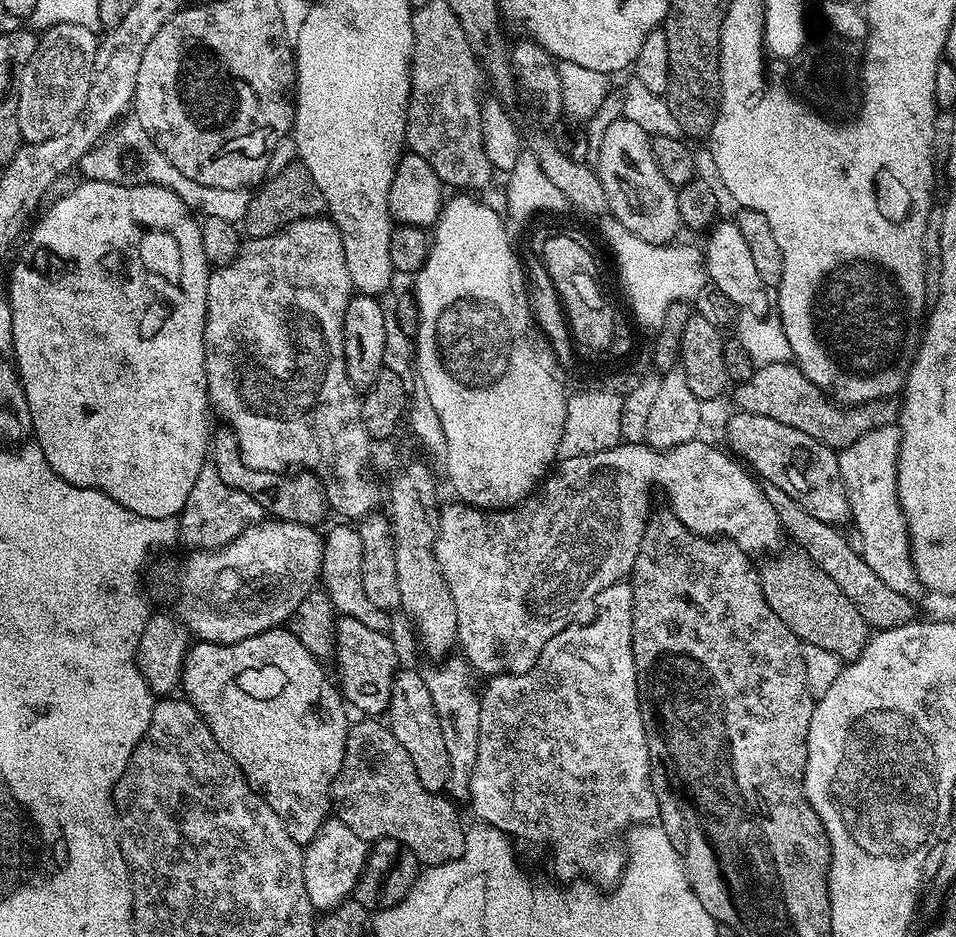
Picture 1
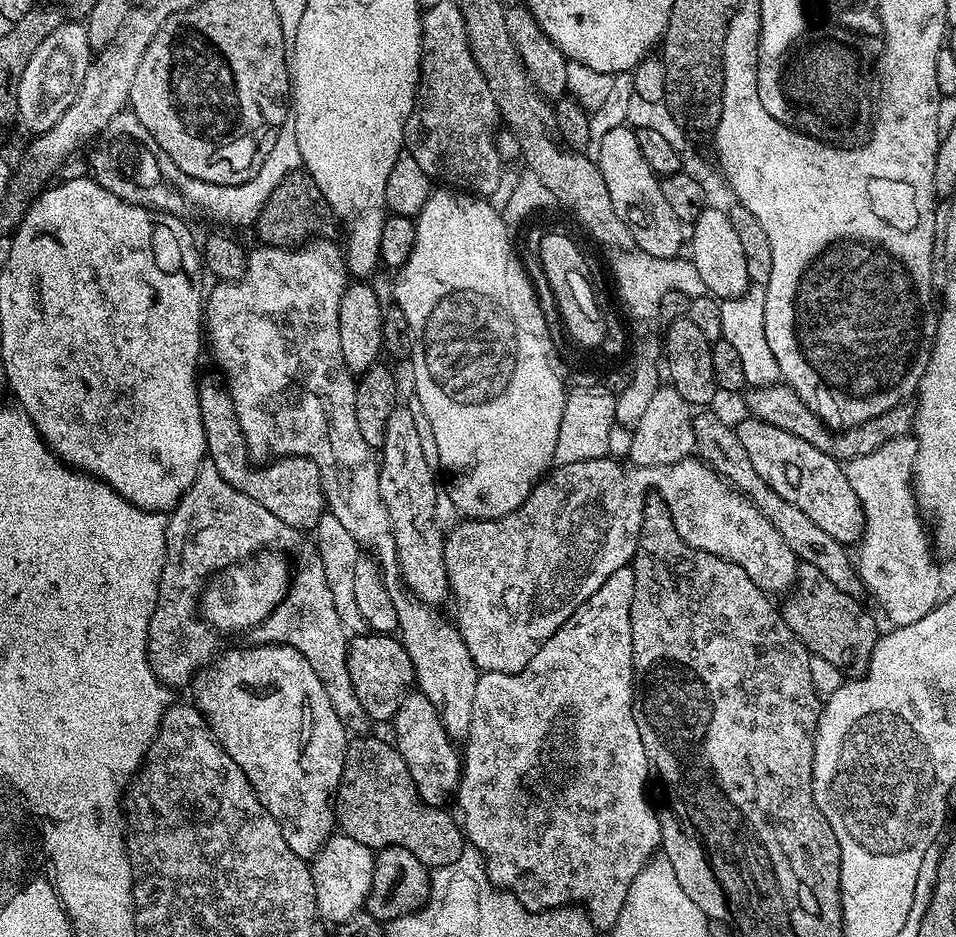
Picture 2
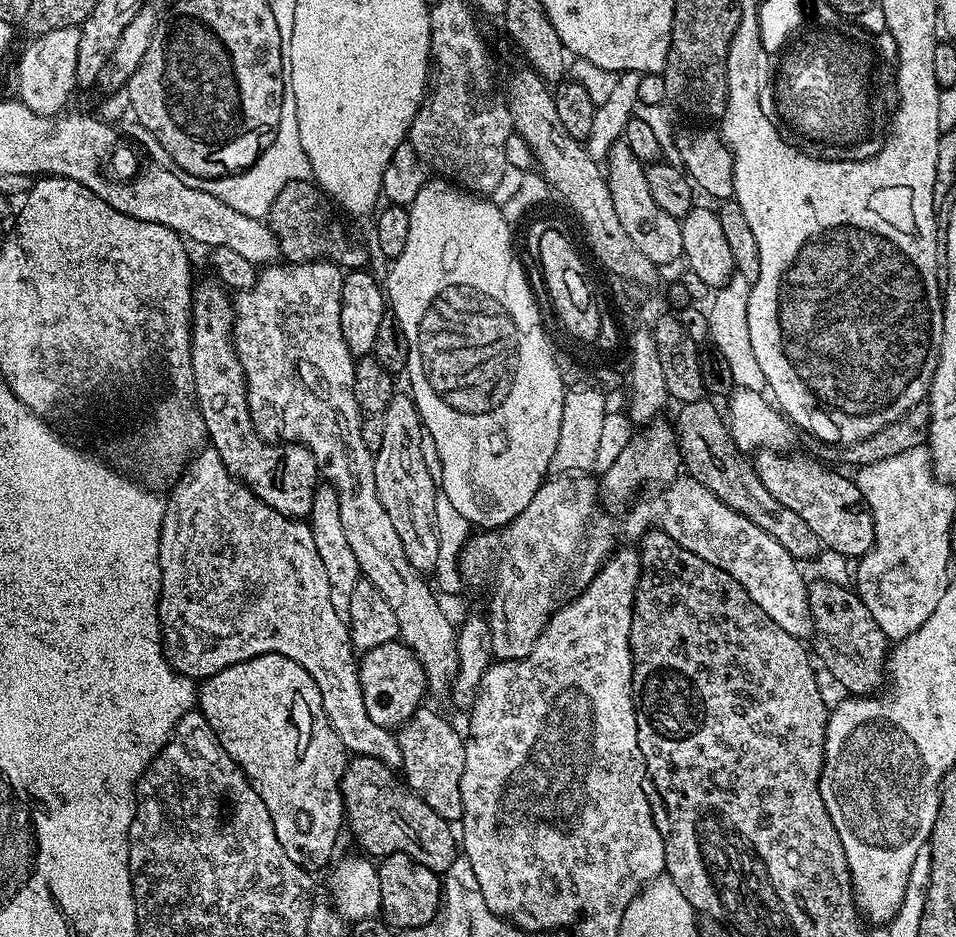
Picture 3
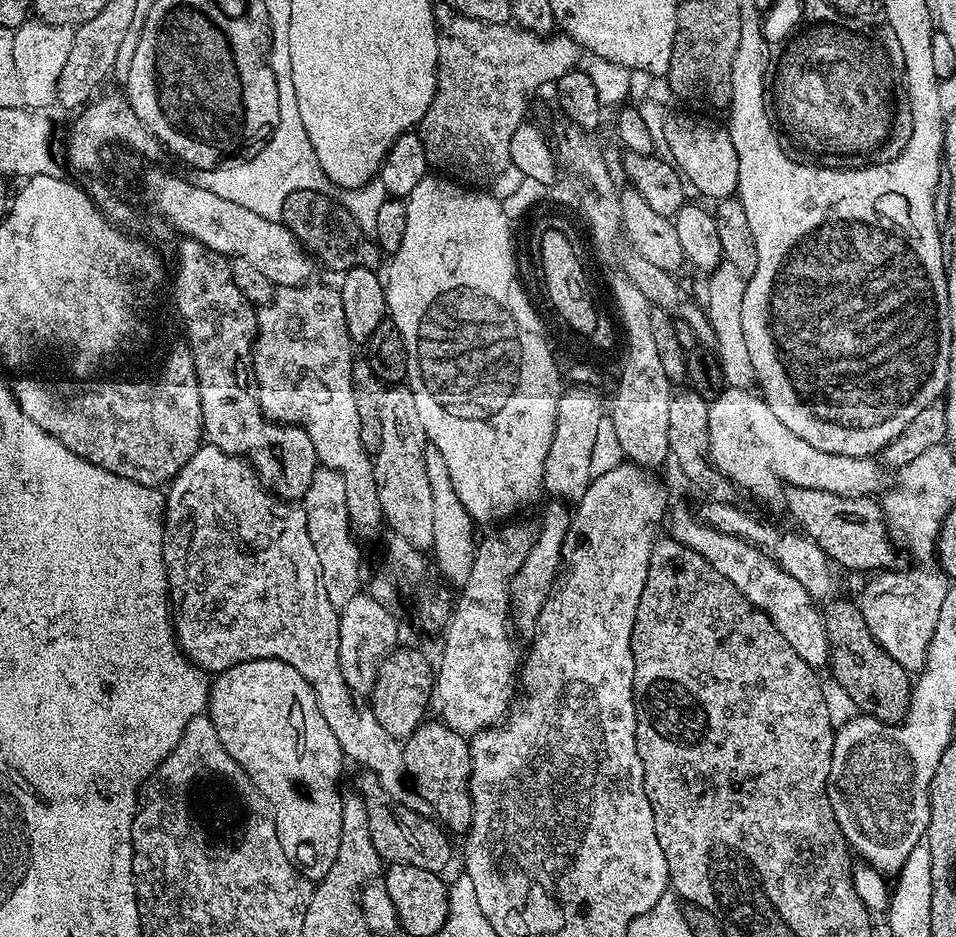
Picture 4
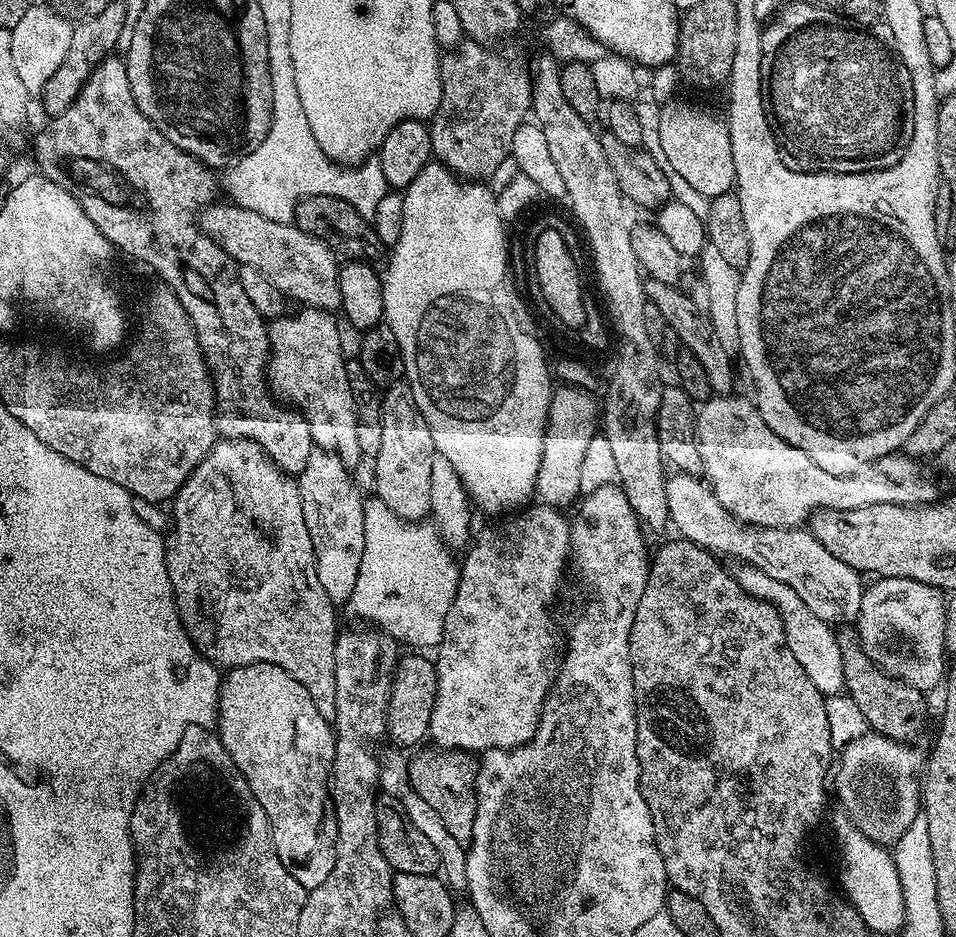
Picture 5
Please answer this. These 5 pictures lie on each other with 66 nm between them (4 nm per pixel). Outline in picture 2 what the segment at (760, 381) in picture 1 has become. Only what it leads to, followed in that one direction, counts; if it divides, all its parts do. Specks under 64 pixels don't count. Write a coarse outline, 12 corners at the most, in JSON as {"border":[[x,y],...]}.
{"border":[[783,382],[749,387],[755,419],[841,462],[909,435],[905,402],[856,428],[828,428]]}

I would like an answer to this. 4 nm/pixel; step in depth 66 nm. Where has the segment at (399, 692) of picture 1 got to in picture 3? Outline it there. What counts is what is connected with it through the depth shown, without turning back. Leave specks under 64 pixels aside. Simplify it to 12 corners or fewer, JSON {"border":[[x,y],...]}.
{"border":[[421,706],[395,733],[402,780],[434,814],[463,817],[464,736]]}

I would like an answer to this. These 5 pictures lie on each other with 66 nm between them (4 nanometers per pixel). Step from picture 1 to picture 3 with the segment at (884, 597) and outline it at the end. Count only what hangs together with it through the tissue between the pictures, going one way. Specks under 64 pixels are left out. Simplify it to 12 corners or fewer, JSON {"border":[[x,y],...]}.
{"border":[[705,398],[674,419],[687,475],[762,526],[797,562],[822,545],[762,486],[721,409]]}

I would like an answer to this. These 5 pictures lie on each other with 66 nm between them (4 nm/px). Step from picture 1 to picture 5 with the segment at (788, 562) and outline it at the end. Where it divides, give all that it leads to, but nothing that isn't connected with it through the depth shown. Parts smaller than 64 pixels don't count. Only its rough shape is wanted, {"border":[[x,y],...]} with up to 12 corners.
{"border":[[839,633],[847,695],[879,736],[915,741],[925,693],[873,664]]}

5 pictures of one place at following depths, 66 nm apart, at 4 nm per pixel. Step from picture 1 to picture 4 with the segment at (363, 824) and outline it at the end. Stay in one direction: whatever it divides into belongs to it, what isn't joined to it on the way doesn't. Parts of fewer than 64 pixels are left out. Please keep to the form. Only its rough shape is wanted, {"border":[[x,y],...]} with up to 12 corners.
{"border":[[361,778],[370,838],[381,861],[437,874],[452,860],[435,819],[394,806]]}

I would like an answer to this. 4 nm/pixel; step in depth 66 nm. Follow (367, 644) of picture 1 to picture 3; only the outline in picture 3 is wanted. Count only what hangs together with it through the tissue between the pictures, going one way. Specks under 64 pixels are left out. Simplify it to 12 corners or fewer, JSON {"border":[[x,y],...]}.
{"border":[[399,639],[359,657],[366,714],[399,730],[425,703],[422,662]]}

